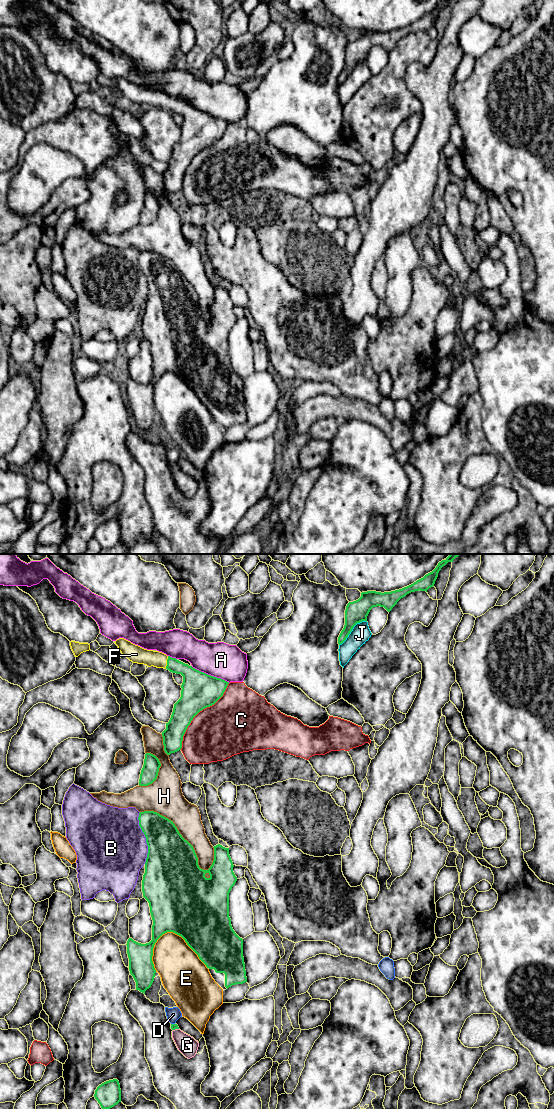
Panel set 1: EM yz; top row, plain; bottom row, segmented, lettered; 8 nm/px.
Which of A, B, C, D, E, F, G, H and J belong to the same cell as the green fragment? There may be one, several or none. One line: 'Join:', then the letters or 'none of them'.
Join: F

